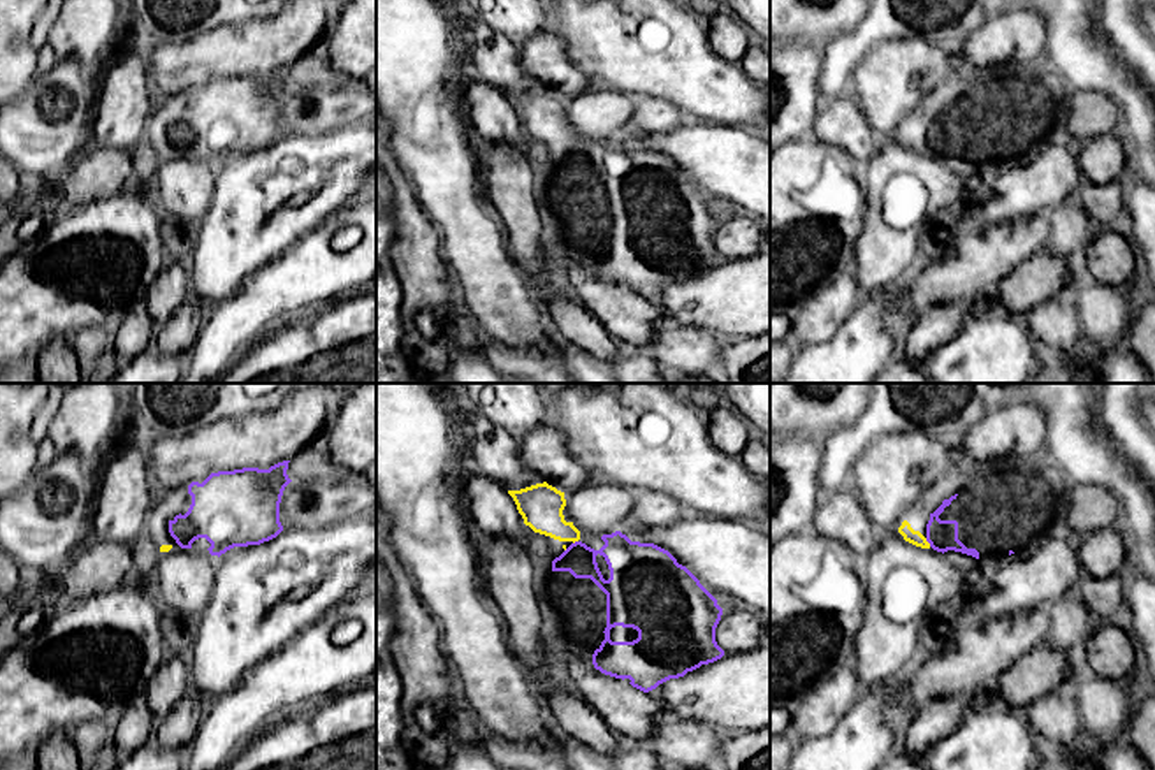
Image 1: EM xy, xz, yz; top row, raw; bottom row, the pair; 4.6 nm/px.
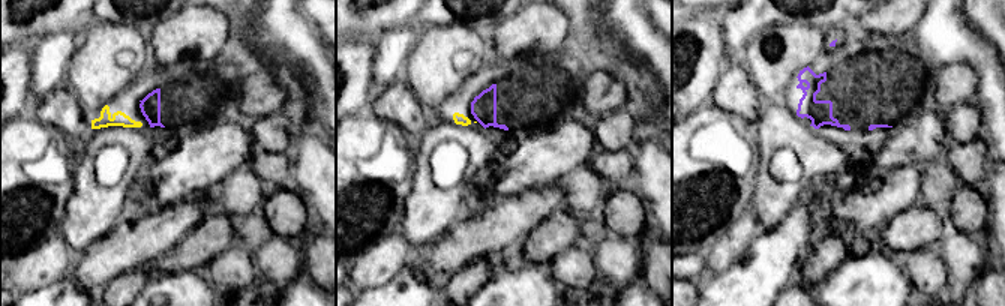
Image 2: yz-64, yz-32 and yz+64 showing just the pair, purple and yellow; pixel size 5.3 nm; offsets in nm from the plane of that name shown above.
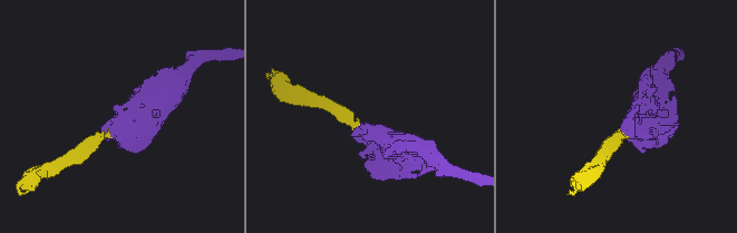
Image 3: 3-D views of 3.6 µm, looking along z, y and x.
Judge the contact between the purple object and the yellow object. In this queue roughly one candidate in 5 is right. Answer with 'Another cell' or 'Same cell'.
Same cell

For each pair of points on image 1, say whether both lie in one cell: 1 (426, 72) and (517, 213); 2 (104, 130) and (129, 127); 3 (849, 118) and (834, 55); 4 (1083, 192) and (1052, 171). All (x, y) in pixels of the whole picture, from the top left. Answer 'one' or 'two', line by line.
1: two
2: one
3: two
4: two

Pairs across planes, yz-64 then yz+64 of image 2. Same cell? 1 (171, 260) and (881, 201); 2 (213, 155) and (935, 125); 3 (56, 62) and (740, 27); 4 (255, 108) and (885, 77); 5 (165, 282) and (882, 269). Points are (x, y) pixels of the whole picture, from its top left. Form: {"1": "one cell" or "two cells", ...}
{"1": "two cells", "2": "one cell", "3": "one cell", "4": "two cells", "5": "one cell"}

